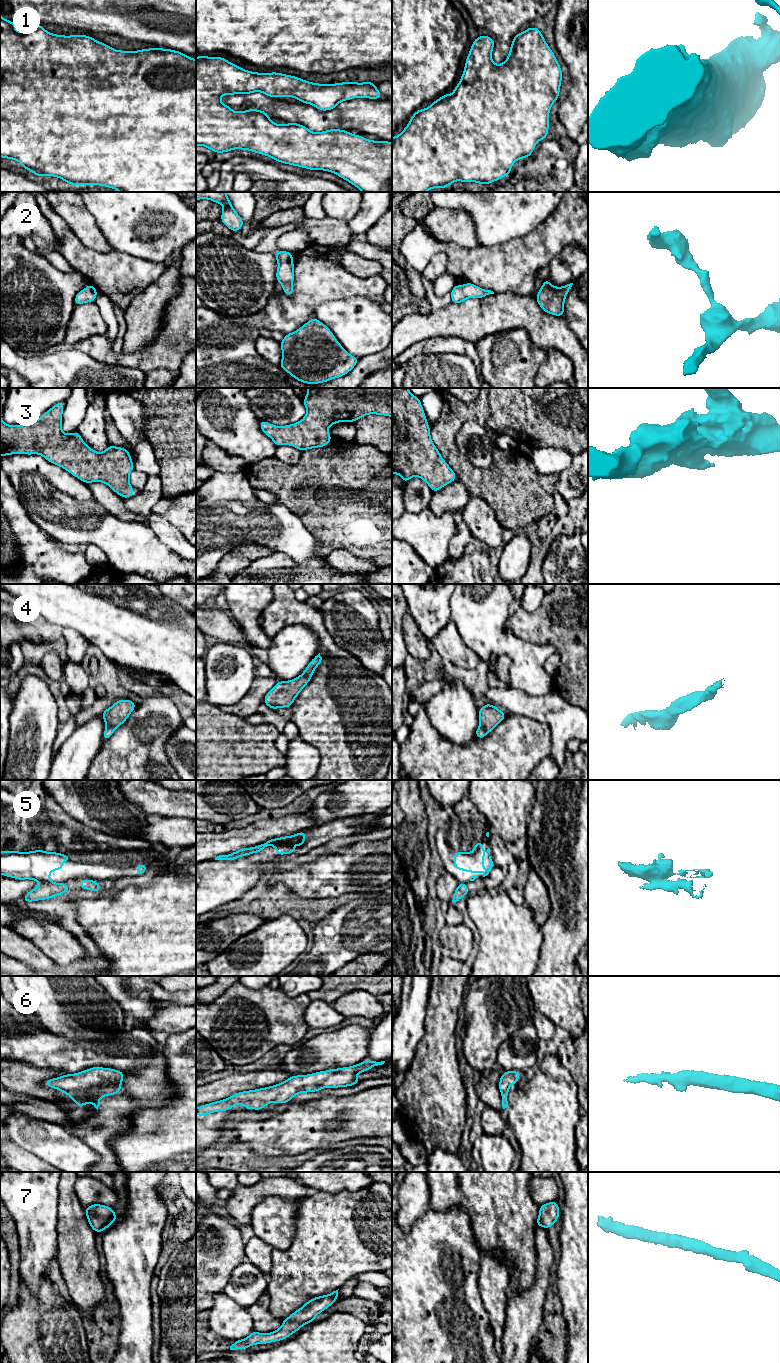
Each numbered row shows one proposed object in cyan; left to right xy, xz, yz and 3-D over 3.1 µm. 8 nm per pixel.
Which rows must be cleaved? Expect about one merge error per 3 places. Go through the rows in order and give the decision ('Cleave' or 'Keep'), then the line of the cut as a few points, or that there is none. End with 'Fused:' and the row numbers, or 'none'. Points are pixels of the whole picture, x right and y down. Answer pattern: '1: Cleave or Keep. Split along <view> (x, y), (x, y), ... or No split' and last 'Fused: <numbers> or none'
1: Keep. No split
2: Keep. No split
3: Keep. No split
4: Keep. No split
5: Cleave. Split along xz (230, 854), (238, 857)
6: Keep. No split
7: Keep. No split
Fused: 5

